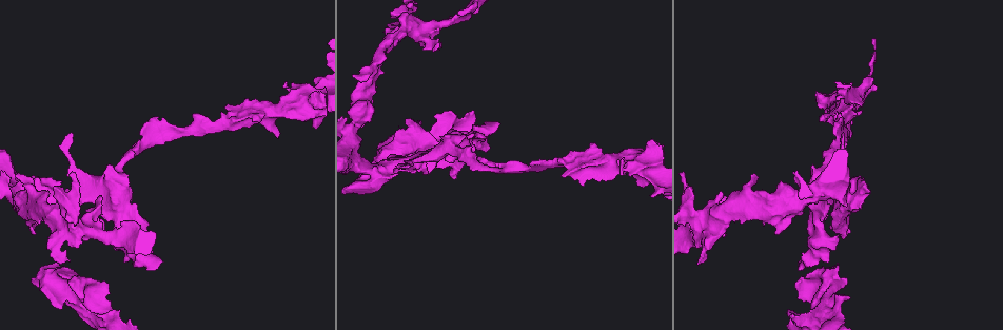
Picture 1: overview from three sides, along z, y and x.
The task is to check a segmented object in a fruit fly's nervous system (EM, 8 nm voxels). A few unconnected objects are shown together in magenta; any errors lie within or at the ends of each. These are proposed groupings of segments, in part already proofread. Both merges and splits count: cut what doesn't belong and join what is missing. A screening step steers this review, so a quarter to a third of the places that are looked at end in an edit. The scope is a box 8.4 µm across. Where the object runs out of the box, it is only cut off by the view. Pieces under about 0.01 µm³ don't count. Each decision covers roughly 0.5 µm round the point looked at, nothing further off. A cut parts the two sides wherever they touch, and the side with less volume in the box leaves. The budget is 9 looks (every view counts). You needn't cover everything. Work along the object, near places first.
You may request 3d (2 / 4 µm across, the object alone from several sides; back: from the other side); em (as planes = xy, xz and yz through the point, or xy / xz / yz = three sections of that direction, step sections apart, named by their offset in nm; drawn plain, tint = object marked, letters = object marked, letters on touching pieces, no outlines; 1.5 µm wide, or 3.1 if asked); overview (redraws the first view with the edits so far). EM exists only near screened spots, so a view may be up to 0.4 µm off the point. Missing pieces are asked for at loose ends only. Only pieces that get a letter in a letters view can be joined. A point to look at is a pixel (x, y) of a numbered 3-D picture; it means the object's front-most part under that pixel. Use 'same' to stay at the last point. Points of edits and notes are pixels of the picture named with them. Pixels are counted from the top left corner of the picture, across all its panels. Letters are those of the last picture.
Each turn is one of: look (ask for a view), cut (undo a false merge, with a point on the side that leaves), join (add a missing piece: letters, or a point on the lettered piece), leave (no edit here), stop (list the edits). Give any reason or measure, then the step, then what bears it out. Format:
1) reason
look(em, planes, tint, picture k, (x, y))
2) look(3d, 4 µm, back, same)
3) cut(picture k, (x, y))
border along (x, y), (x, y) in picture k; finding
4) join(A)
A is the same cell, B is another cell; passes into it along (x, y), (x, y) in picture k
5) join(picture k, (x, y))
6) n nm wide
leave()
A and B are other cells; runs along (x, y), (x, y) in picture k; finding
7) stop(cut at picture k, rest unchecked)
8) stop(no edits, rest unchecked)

look(3d, 4 µm, back, picture 1, (623, 160))

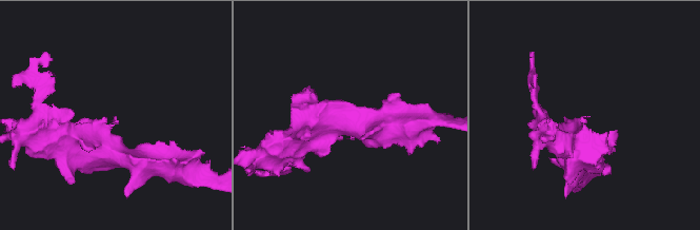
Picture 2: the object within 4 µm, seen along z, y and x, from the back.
now the EM
look(em, 3.1 µm, xy, step 8, tint, picture 2, (114, 117))

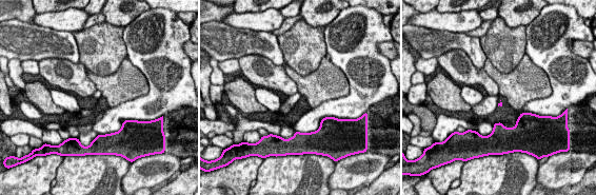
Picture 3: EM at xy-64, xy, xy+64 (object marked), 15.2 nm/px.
another direction
look(em, 3.1 µm, planes, letters, same)

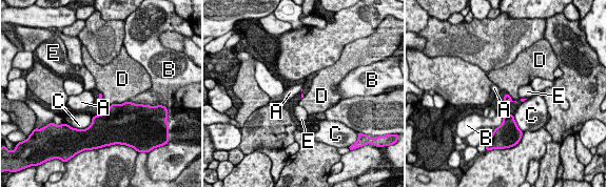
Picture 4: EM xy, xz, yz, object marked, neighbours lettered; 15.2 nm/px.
leave()
A, B, C, D and E are other cells; border along (128, 100), (118, 104), (111, 104) in picture 4; no lettered piece goes on from it

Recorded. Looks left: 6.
branch stops here
look(3d, 2 µm, picture 1, (446, 158))

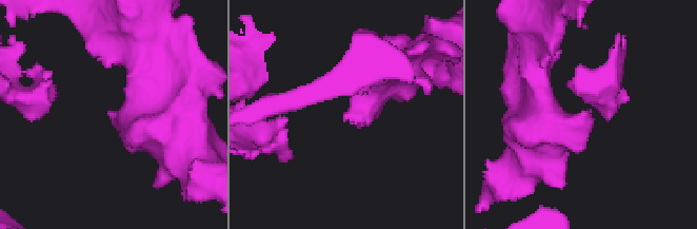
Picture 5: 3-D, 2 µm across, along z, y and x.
now the EM
look(em, planes, letters, picture 5, (111, 113))

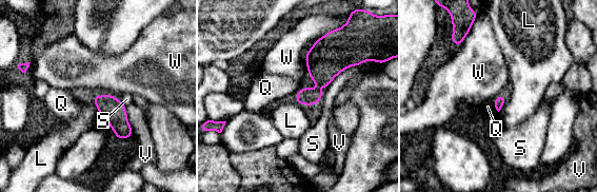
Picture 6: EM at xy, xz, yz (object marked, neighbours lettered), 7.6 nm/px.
leave()
L, Q, S, V and W are other cells; border along (330, 31), (305, 55), (322, 88) in picture 6; none of them fits

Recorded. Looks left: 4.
branch stops here
look(em, planes, letters, picture 1, (35, 282))

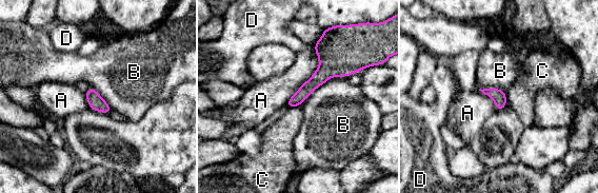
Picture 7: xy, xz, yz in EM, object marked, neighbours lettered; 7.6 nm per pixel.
leave()
A, B, C and D are other cells; no lettered piece goes on from it

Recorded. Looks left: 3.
abrupt turn
look(em, planes, plain, picture 1, (43, 210))

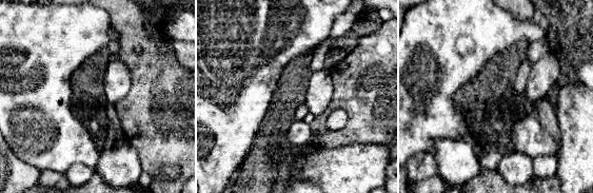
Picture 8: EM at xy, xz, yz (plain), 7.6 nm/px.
look(em, planes, tint, same)

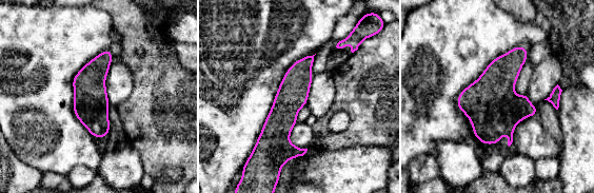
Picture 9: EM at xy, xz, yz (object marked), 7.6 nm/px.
see the neighbours
look(em, planes, letters, same)

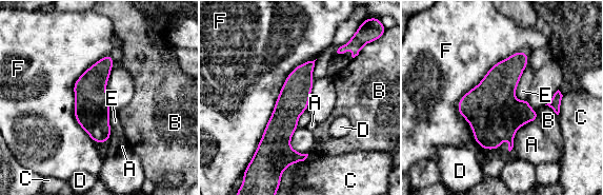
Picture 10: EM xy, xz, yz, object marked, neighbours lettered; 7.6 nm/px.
F touches over 800 nm
leave()
A, B, C, D, E and F are other cells; border along (527, 65), (515, 92), (519, 101) in picture 10; all the same neuron

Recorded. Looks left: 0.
stop(no edits, rest unchecked)

